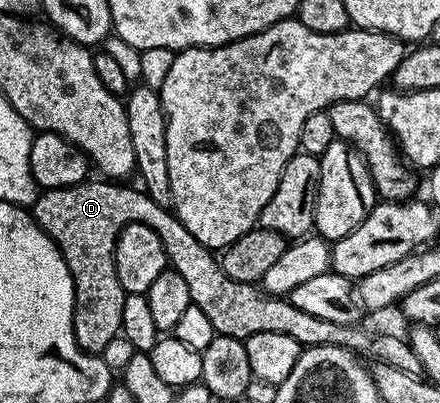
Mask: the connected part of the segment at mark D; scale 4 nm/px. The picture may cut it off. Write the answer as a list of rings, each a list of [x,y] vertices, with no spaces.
[[[85,178],[81,184],[71,184],[61,188],[45,188],[37,195],[36,200],[30,206],[36,225],[43,230],[58,246],[62,258],[72,275],[74,282],[74,338],[83,352],[93,354],[107,353],[107,348],[111,346],[112,339],[121,335],[122,326],[122,306],[126,295],[122,282],[118,282],[118,270],[116,269],[116,237],[119,236],[128,224],[145,224],[155,230],[155,233],[163,242],[163,249],[166,250],[169,267],[185,279],[186,286],[189,287],[192,304],[198,306],[205,312],[206,318],[214,326],[217,335],[234,337],[239,340],[247,340],[254,334],[273,331],[280,334],[288,334],[303,347],[314,345],[338,345],[348,351],[358,354],[368,352],[375,361],[394,366],[396,369],[404,370],[408,374],[415,376],[423,375],[422,366],[418,354],[414,353],[413,348],[405,339],[400,339],[394,334],[376,334],[360,328],[358,324],[340,324],[327,322],[325,319],[315,318],[314,315],[307,314],[304,310],[298,310],[285,297],[268,295],[257,285],[236,282],[229,275],[226,275],[220,266],[219,259],[215,253],[208,249],[192,234],[182,226],[182,222],[176,217],[175,211],[167,207],[158,205],[150,198],[147,193],[139,187],[131,188],[128,182],[113,182],[108,178]]]

